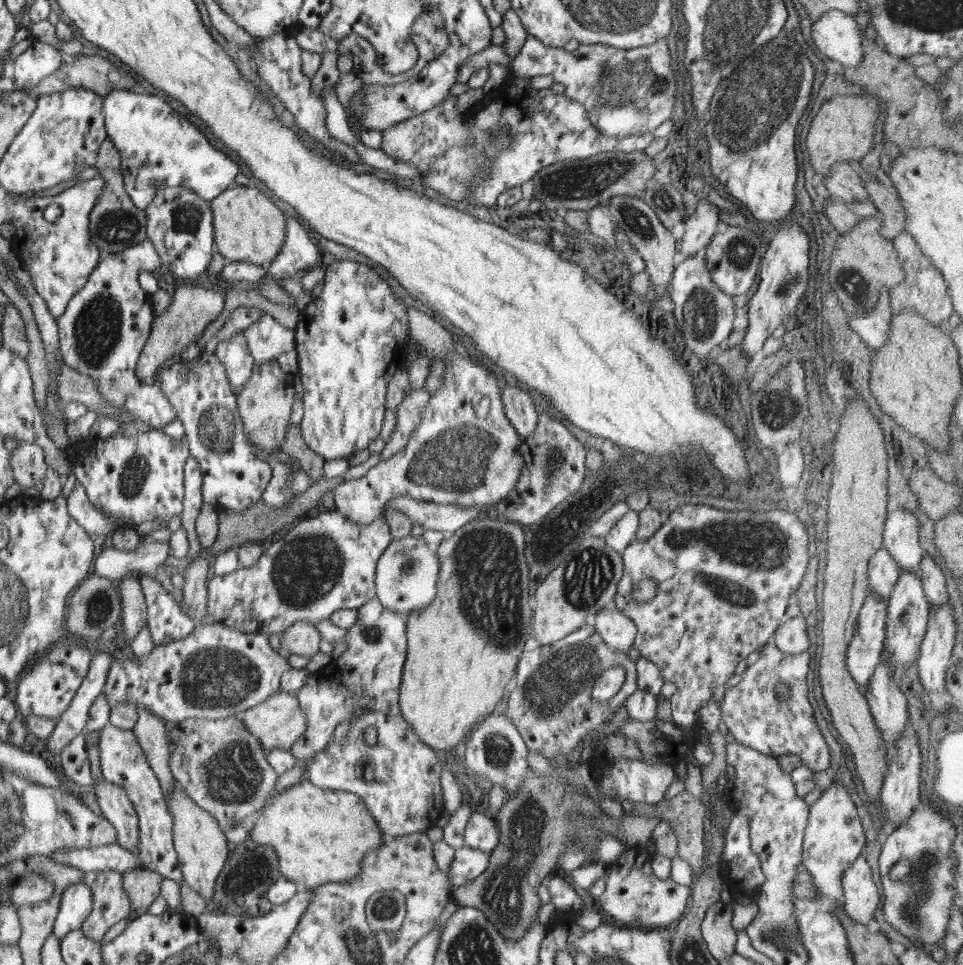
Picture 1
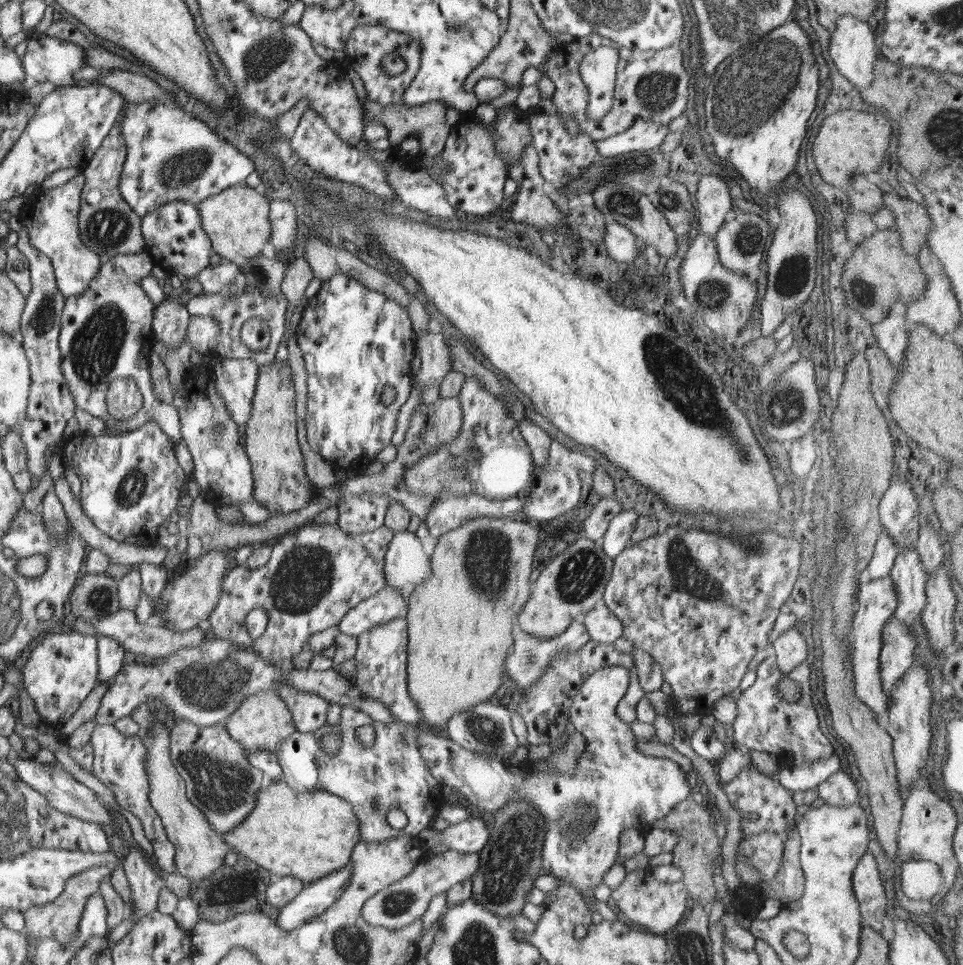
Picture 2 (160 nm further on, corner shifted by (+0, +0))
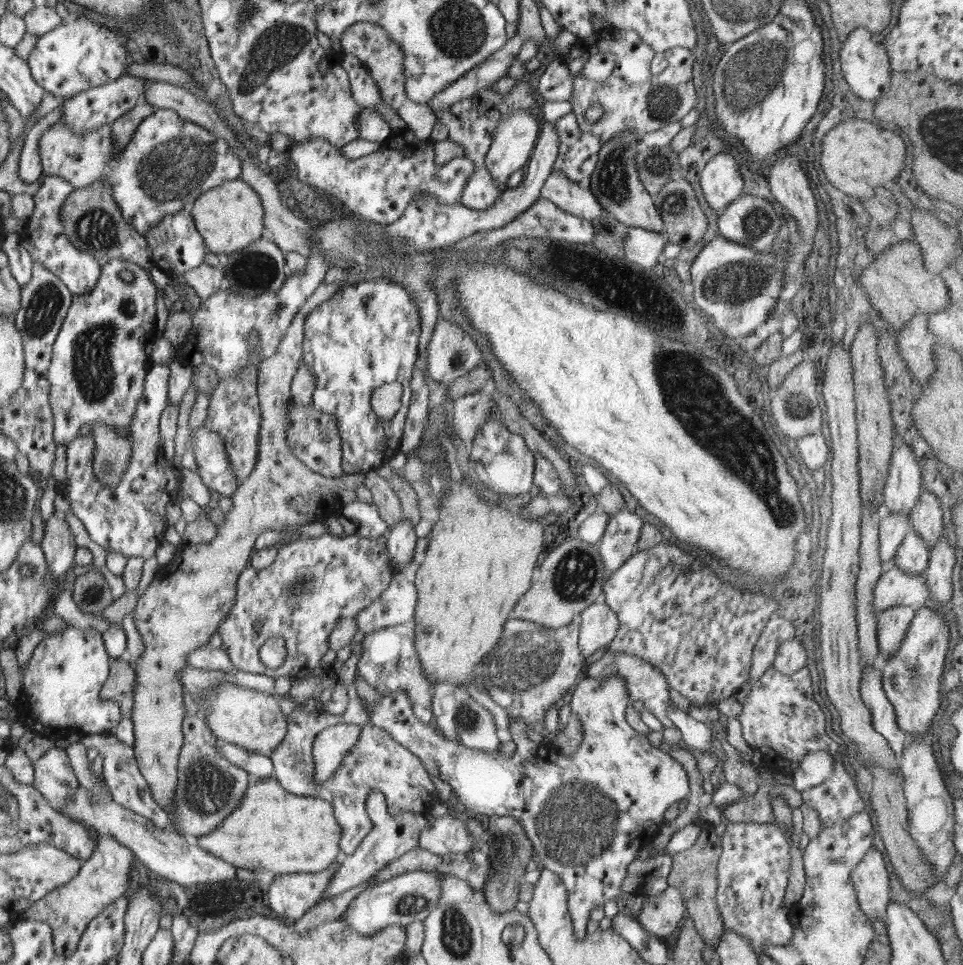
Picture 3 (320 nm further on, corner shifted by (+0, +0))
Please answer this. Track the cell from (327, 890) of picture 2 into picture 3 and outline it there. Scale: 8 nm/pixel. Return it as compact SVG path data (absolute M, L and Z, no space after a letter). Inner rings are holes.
M375 793L369 795L369 817L373 822L371 832L362 839L358 848L350 856L341 857L341 865L334 873L332 880L327 884L327 889L323 894L323 898L321 898L321 902L331 896L342 894L342 892L350 890L353 886L358 886L358 884L372 877L374 873L384 869L400 855L416 848L421 830L426 826L429 819L429 815L415 812L404 812L404 814L390 816L383 796Z

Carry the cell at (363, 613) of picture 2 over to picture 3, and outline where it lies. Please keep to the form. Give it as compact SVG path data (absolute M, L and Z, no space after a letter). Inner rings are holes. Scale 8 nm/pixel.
M396 572L387 589L364 610L356 614L359 630L369 632L414 622L418 591L404 573Z

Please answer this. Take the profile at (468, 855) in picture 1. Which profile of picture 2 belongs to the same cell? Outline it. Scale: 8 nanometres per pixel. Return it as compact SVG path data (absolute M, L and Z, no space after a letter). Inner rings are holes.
M447 850L443 854L427 858L412 872L390 886L379 888L364 904L361 915L370 926L385 929L399 929L421 918L430 900L442 892L448 892L455 884L466 879L474 879L479 865L478 853L460 853Z

